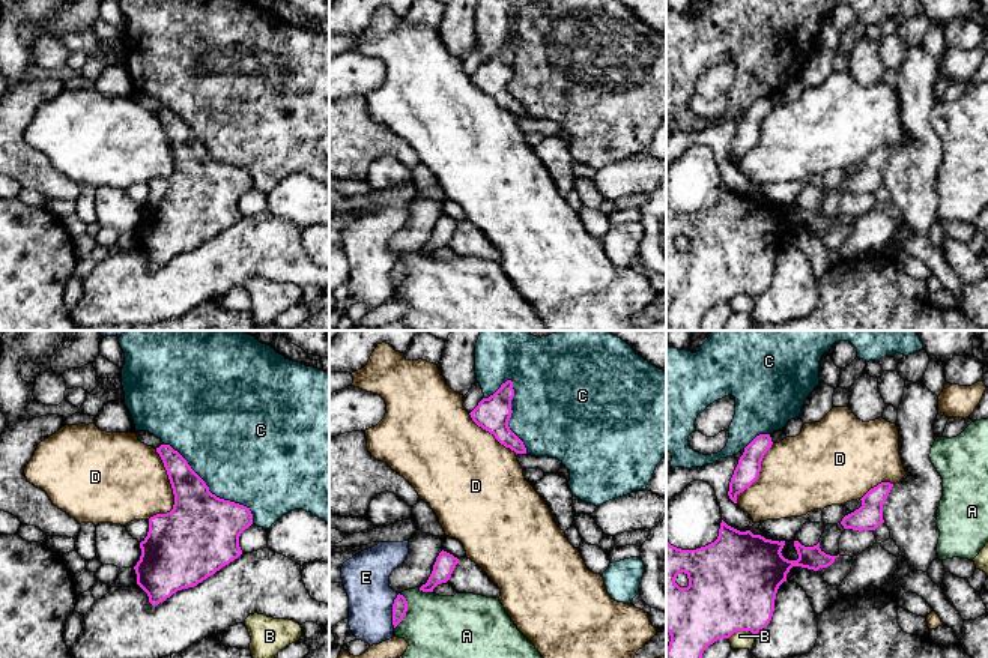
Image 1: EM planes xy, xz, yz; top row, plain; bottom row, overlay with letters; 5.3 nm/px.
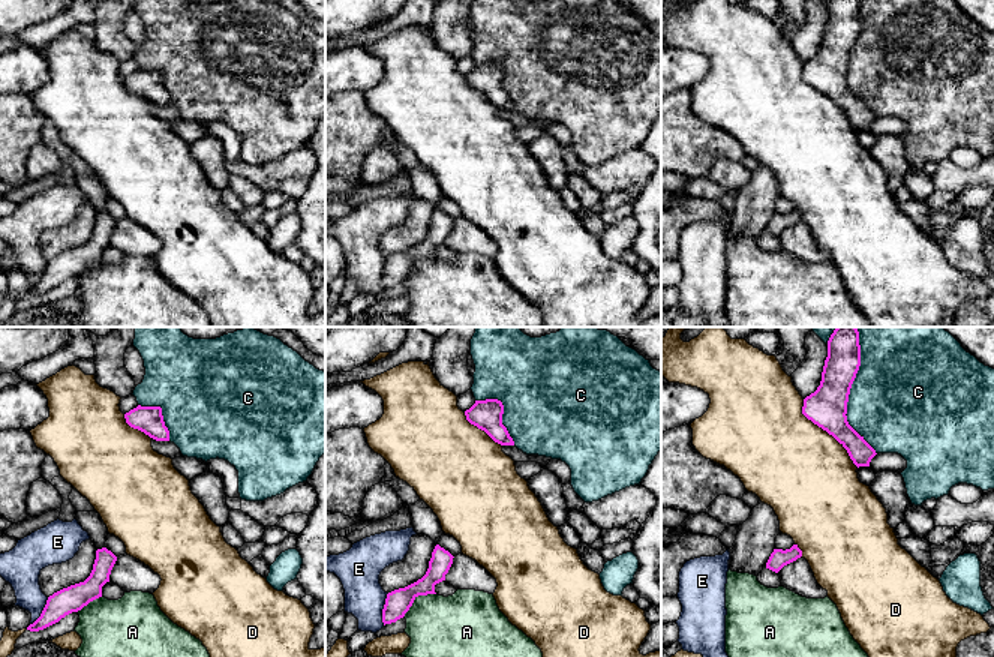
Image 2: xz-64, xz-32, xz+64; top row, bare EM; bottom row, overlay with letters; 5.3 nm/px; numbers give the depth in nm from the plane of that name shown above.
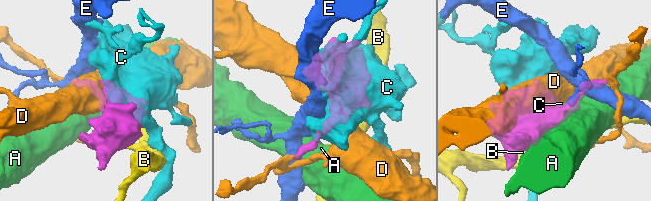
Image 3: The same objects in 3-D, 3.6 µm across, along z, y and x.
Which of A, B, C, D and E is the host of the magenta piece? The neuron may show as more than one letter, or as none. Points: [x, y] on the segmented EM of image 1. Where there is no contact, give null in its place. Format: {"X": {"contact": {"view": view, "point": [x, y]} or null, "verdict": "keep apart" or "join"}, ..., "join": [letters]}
{"A": {"contact": {"view": "xz", "point": [406, 610]}, "verdict": "keep apart"}, "B": {"contact": {"view": "yz", "point": [742, 630]}, "verdict": "keep apart"}, "C": {"contact": {"view": "xy", "point": [209, 491]}, "verdict": "keep apart"}, "D": {"contact": {"view": "xy", "point": [173, 491]}, "verdict": "join"}, "E": {"contact": {"view": "xz", "point": [393, 610]}, "verdict": "keep apart"}, "join": ["D"]}

